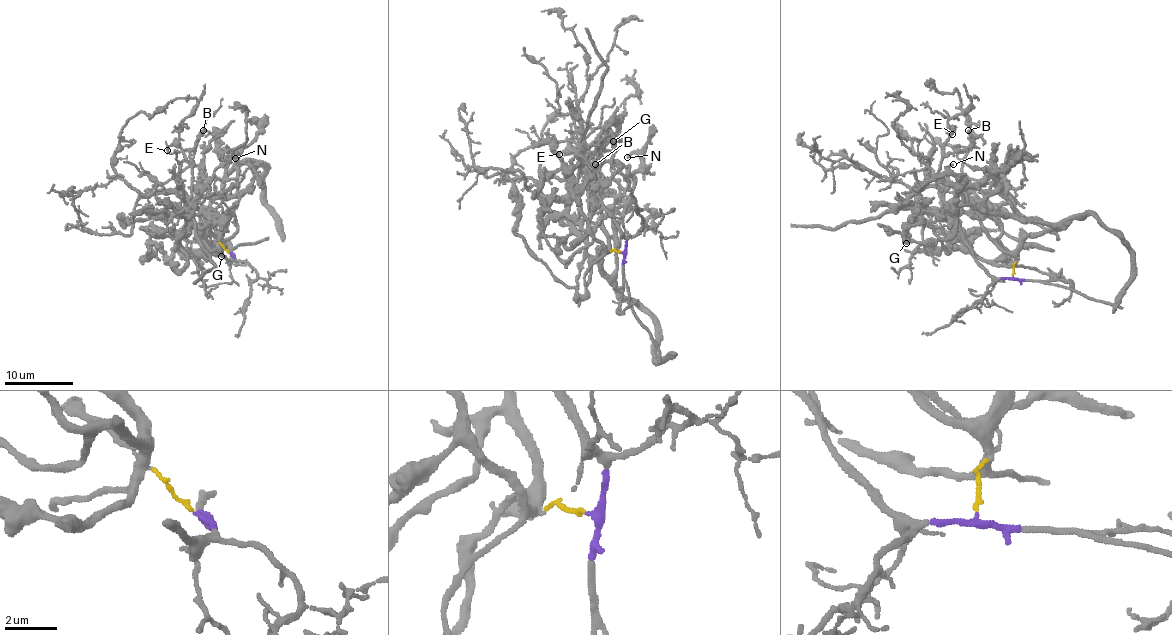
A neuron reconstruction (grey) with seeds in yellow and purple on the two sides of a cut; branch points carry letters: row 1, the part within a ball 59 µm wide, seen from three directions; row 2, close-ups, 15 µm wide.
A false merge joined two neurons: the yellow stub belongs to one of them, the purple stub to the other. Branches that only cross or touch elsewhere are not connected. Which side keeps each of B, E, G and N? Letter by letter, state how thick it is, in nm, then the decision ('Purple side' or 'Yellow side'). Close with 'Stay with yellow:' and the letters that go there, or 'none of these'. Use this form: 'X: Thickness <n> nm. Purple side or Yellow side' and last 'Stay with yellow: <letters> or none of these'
B: Thickness 160 nm. Purple side
E: Thickness 120 nm. Purple side
G: Thickness 280 nm. Yellow side
N: Thickness 200 nm. Yellow side
Stay with yellow: G, N

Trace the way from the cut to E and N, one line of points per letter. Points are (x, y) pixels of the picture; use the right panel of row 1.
E: (1013, 276), (993, 277), (972, 253), (963, 238), (957, 213), (936, 185), (941, 154), (951, 129), (951, 135)
N: (1013, 275), (1015, 252), (1023, 241), (1053, 226), (963, 203), (955, 197), (957, 178), (948, 169), (953, 164)

